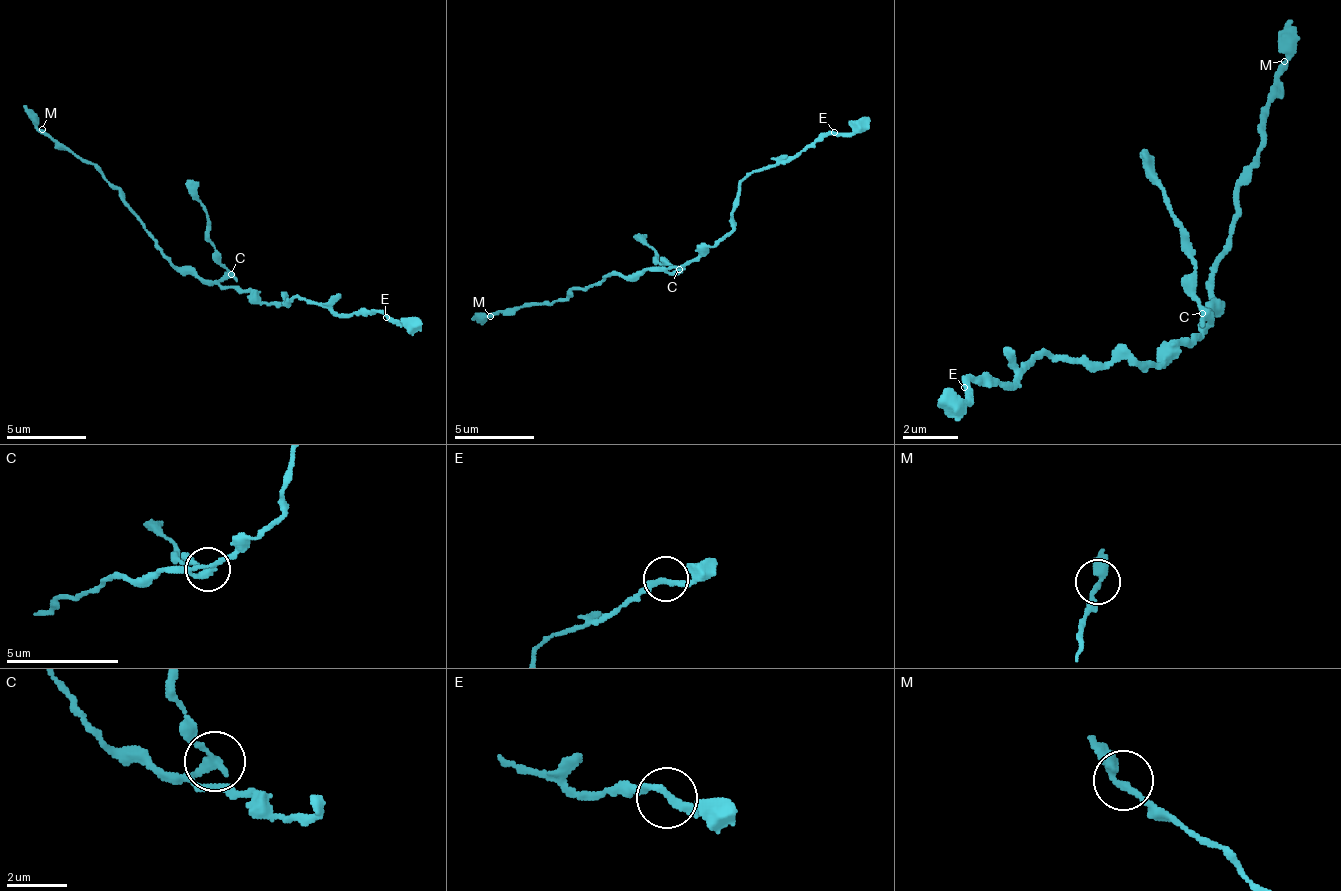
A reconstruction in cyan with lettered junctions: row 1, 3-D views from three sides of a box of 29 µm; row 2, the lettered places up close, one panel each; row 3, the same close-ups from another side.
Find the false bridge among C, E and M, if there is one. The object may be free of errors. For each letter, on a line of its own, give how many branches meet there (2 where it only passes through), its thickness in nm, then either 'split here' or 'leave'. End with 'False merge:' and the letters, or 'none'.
C: branches 2; calibre 240 nm; split here
E: branches 2; calibre 240 nm; leave
M: branches 2; calibre 280 nm; leave
False merge: C

